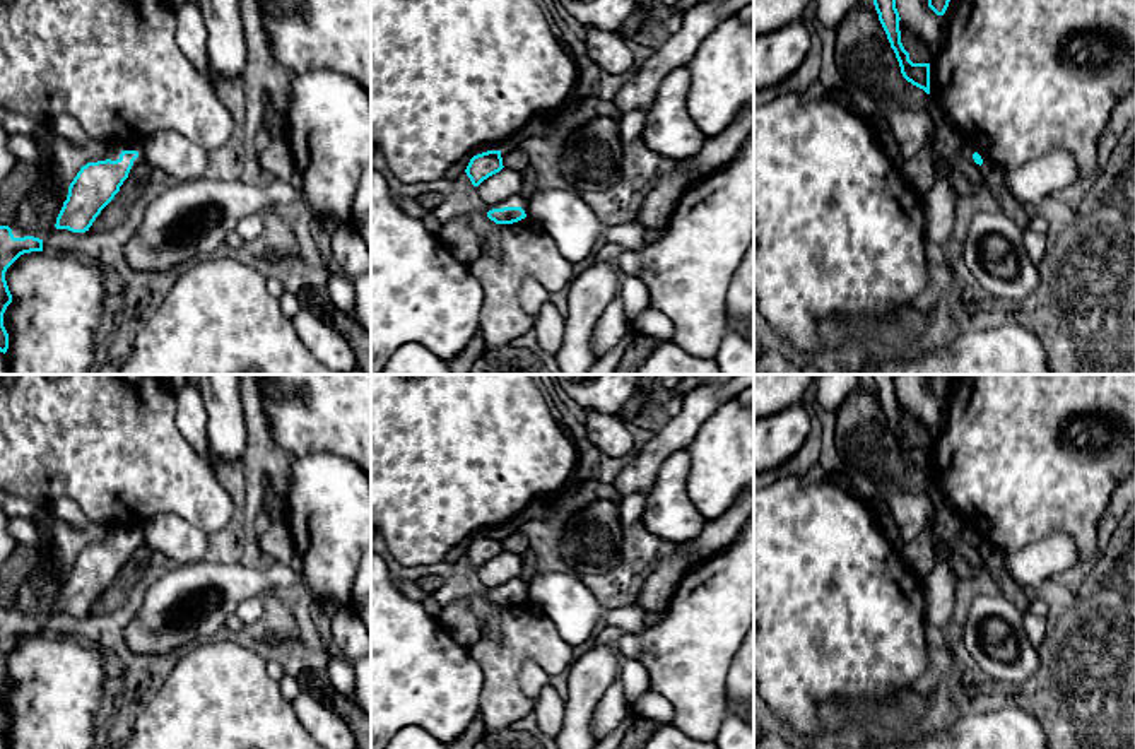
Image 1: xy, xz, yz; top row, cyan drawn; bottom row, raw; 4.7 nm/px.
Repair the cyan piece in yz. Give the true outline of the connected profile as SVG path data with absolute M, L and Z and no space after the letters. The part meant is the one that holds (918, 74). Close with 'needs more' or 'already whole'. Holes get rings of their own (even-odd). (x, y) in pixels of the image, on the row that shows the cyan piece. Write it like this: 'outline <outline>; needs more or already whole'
outline M873 0L873 5L879 14L879 21L891 43L891 48L896 53L903 77L913 86L930 94L930 63L913 63L909 60L909 53L904 50L901 43L901 31L899 31L901 17L896 9L896 0Z; already whole

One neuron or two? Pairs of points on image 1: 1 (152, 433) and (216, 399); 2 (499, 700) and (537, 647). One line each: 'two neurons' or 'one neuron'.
1: two neurons
2: one neuron

